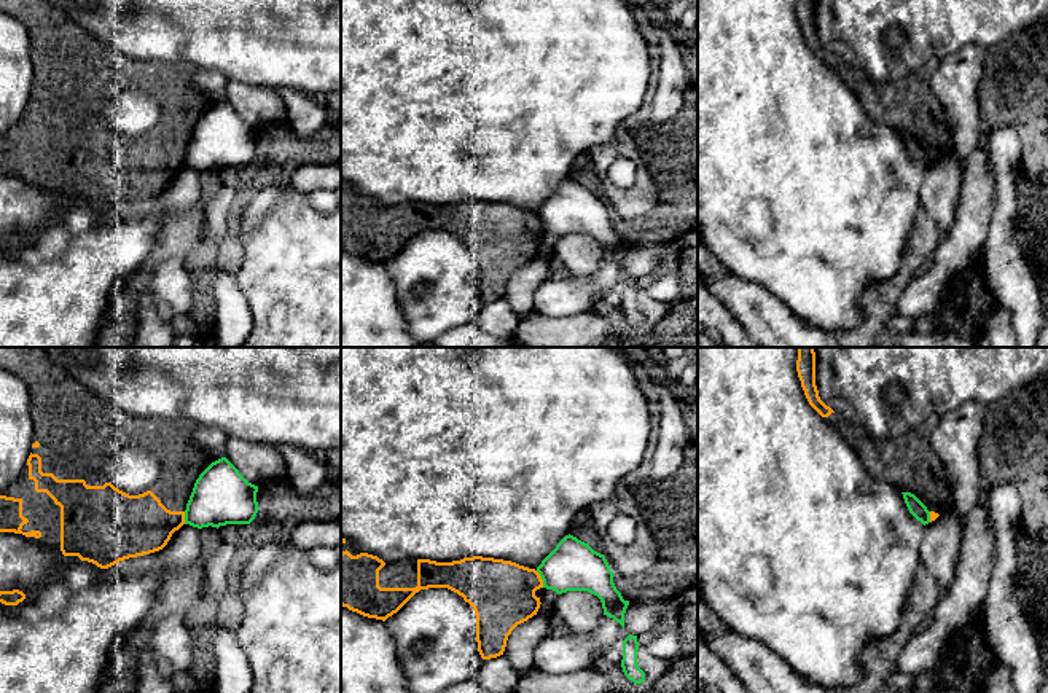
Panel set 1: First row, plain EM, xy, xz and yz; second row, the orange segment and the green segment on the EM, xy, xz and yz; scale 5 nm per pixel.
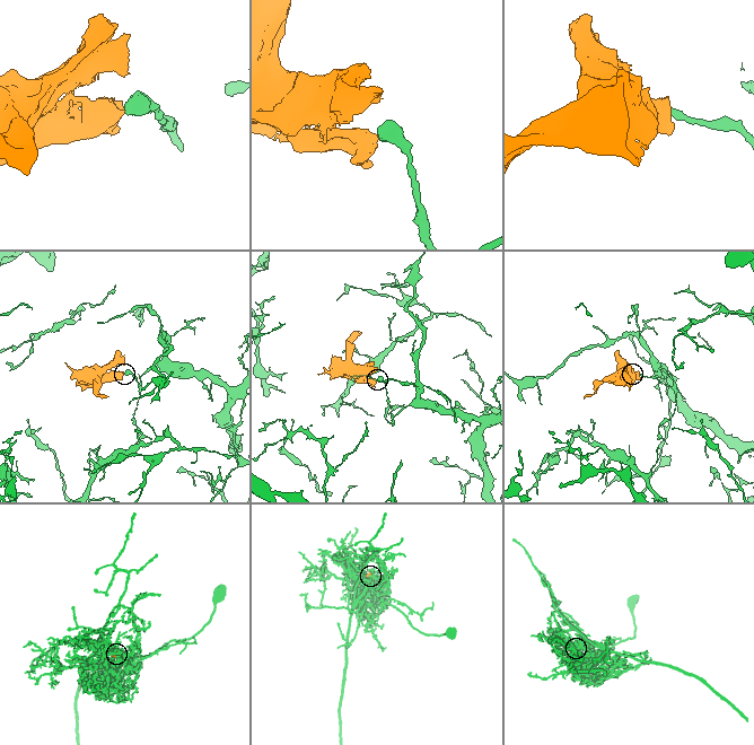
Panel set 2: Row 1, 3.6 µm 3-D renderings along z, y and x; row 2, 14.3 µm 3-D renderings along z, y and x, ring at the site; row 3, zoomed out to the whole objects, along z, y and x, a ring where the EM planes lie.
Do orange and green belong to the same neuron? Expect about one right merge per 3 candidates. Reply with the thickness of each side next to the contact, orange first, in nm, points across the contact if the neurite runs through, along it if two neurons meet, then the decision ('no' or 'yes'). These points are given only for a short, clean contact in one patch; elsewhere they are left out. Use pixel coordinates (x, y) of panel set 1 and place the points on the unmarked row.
calibres 340 and 260 nm; border xz (535, 214), (543, 230); no

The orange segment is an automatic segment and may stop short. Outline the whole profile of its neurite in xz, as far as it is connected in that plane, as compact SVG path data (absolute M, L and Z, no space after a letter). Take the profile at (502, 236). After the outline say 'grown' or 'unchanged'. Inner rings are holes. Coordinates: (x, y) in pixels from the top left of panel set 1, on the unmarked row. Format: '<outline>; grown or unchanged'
M341 182L341 249L368 261L385 264L416 236L428 231L448 231L468 245L476 258L476 285L483 303L503 298L511 274L537 258L543 237L543 223L535 212L494 201L463 201L452 206L430 202L400 202L384 206L377 199L360 196Z; grown

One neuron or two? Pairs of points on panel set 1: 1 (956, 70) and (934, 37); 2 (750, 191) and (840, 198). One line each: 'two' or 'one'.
1: two
2: one

